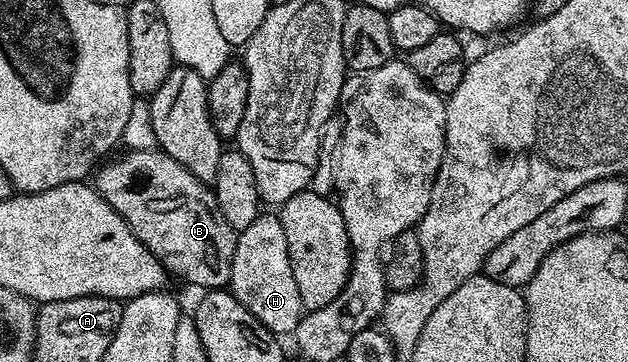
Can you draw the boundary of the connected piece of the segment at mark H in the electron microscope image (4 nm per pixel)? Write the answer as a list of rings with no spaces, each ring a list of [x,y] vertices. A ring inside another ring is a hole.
[[[261,214],[250,222],[250,226],[239,229],[236,237],[236,249],[234,250],[234,262],[230,274],[230,291],[266,330],[276,333],[277,337],[284,338],[284,335],[295,333],[298,322],[302,319],[306,309],[302,298],[298,294],[298,282],[294,282],[294,270],[290,266],[290,254],[286,246],[286,230],[282,230],[282,222],[279,215]]]

